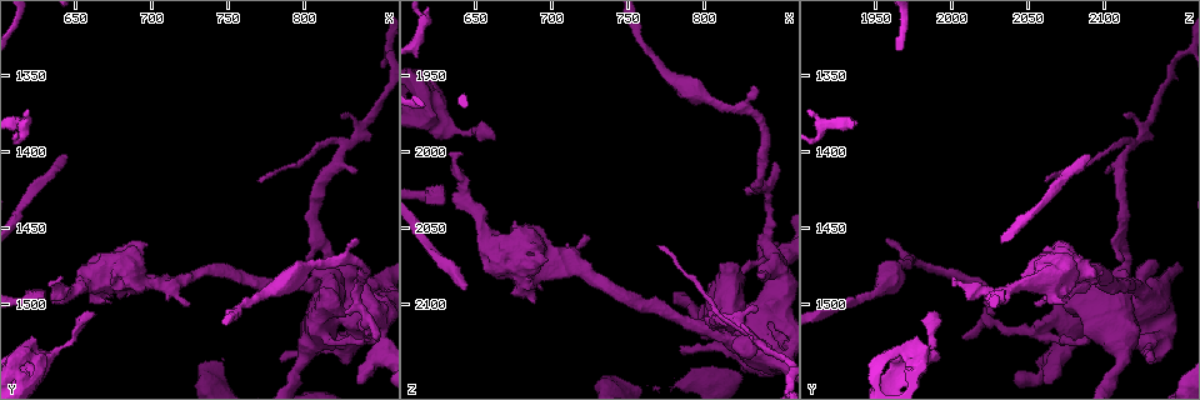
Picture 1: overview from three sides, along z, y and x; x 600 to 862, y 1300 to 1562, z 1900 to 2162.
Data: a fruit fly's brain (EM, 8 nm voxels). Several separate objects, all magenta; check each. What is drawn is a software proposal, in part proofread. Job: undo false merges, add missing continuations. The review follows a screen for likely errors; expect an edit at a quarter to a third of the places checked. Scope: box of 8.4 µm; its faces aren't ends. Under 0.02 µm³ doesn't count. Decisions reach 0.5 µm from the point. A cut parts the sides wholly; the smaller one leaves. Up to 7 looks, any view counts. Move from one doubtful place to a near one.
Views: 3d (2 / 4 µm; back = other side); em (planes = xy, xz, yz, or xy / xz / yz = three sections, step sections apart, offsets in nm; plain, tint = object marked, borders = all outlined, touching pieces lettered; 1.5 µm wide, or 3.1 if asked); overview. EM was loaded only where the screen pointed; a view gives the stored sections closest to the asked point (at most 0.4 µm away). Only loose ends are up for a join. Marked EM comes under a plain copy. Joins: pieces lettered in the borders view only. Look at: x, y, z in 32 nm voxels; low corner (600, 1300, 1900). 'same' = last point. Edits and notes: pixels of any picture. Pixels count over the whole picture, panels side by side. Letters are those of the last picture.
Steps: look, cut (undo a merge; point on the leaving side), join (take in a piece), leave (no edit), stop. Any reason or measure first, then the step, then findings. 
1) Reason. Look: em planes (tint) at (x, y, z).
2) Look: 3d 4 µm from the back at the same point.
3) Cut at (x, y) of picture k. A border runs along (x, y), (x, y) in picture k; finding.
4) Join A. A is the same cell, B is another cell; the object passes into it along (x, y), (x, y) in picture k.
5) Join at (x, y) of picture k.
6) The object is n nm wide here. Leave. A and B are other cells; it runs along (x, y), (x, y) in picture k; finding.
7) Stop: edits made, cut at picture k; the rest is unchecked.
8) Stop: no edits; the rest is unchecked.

Branch stops here. Look: 3d 4 µm at (836, 1414, 2102).

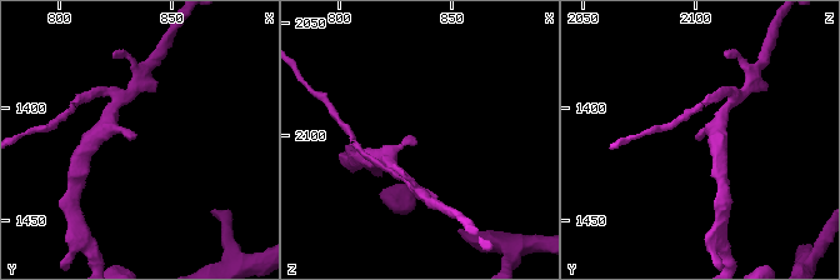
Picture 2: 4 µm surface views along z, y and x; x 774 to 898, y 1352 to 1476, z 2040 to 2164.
The arms are 190, 260 nm wide. Look: em planes (borders) at (835, 1413, 2101).

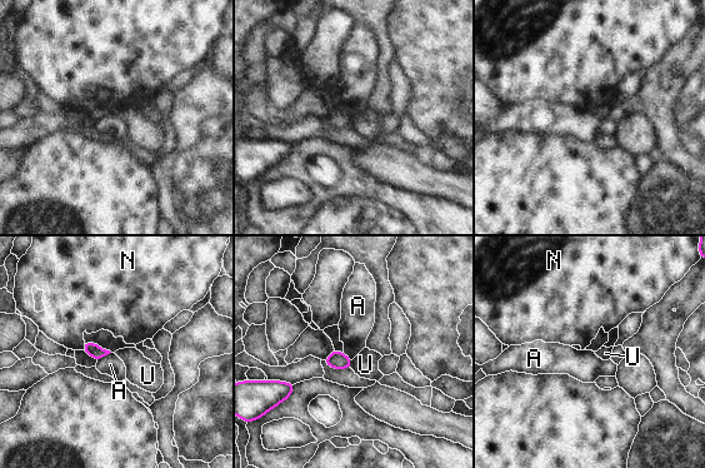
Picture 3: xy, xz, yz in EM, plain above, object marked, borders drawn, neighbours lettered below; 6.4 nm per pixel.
Leave. A, N and U are other cells; a border runs along (110, 352), (96, 363) in picture 3; none of them fits.

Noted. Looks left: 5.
Thick turns thin. Look: 3d 2 µm at (840, 1518, 2050).

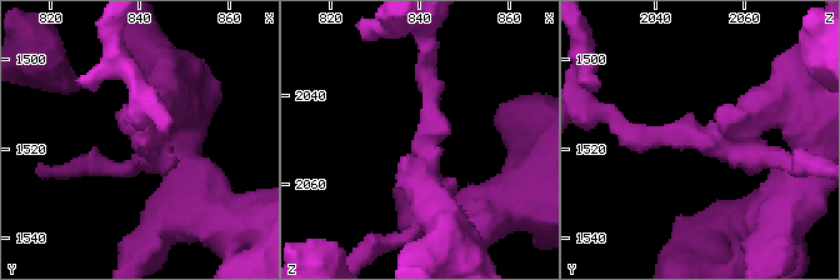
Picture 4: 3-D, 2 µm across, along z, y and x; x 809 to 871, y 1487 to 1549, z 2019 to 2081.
Look: em xy step 4 (borders) at (841, 1517, 2052).

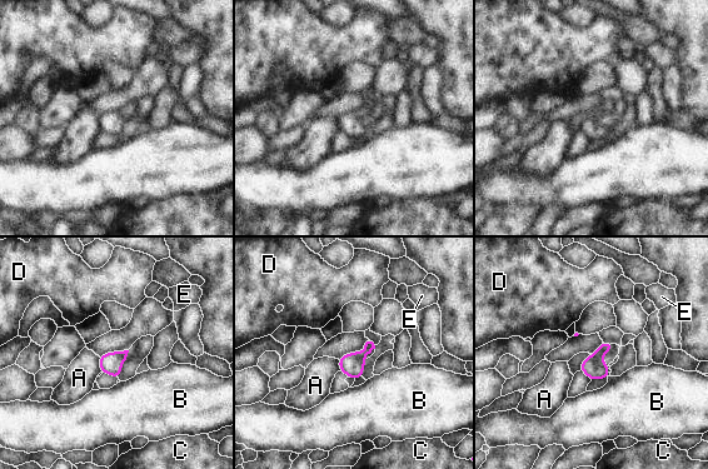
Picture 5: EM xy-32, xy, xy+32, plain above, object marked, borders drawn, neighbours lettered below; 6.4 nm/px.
Cut at (593, 367) of picture 5. A, B, C, D and E are other cells; a border runs along (594, 352), (599, 357) in picture 5; a second cell is stuck on.

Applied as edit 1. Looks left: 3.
A narrow waist. Look: em planes (tint) at (646, 1528, 1986).

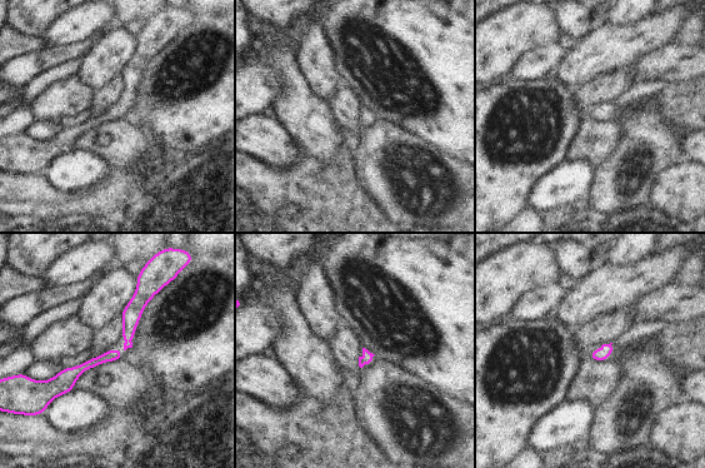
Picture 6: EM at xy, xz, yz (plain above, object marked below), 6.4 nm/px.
What lies round it. Look: em planes (borders) at the same point.

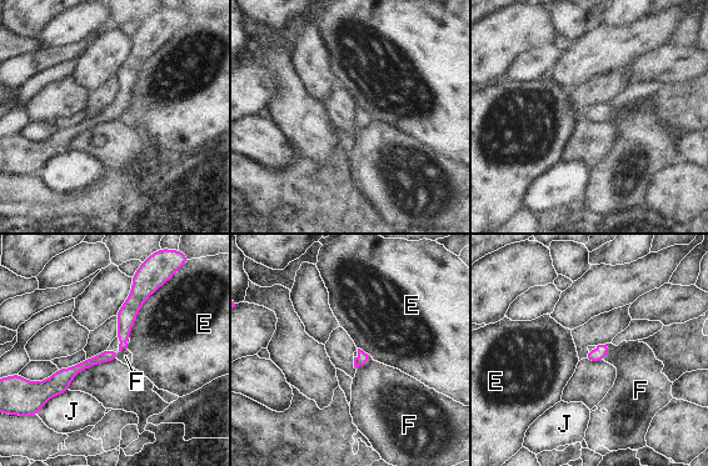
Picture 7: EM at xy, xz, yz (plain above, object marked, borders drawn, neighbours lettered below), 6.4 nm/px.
Leave. E, F and J are other cells; a border runs along (155, 291), (139, 309), (129, 339) in picture 7; one cell here.

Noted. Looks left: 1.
Stop: edits made, cut at picture 5; the rest is unchecked.

